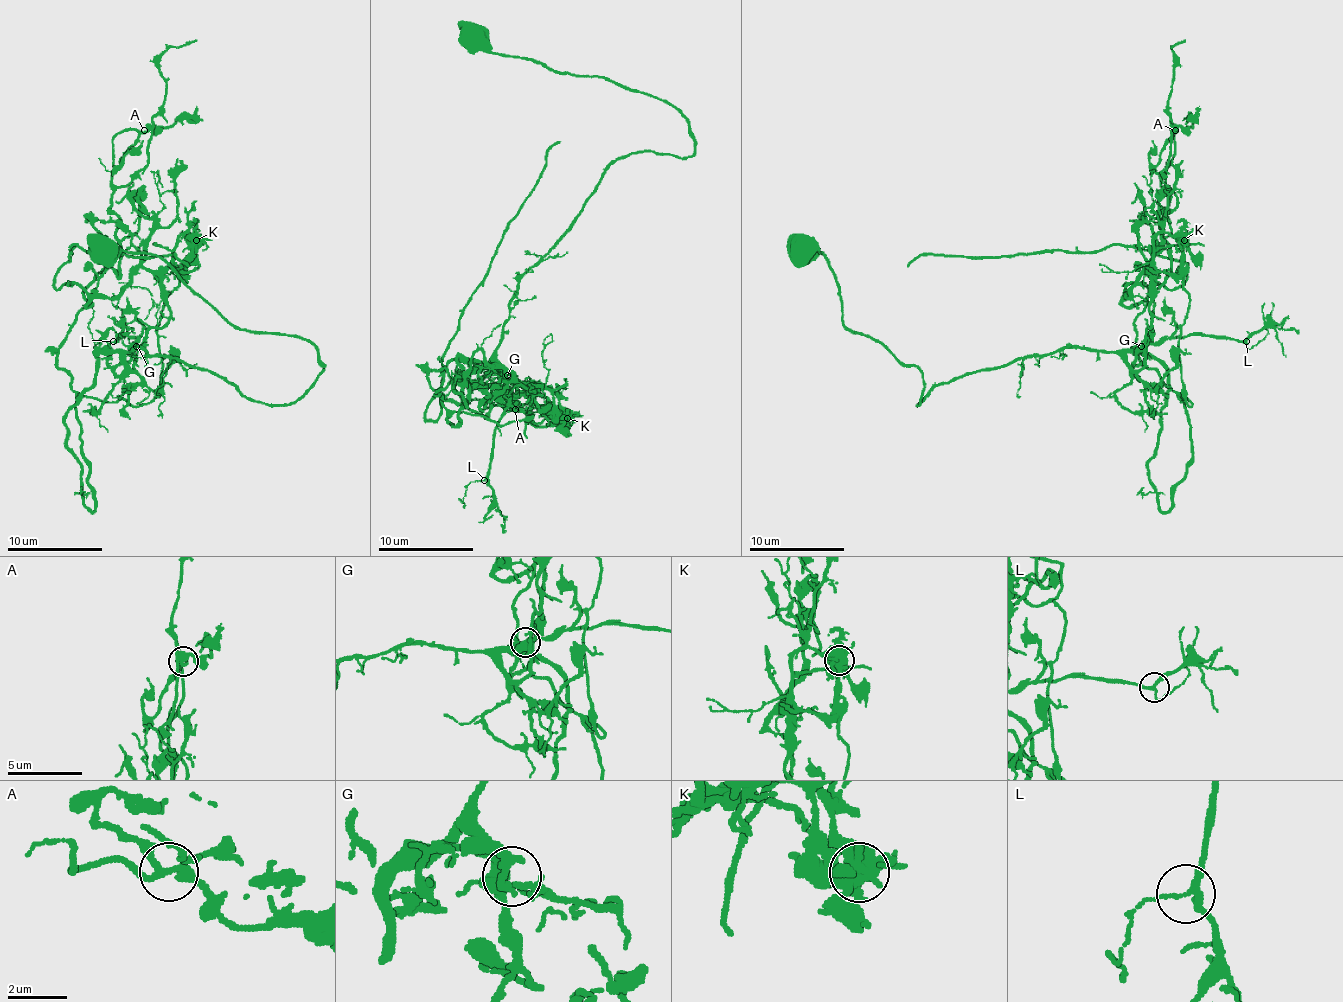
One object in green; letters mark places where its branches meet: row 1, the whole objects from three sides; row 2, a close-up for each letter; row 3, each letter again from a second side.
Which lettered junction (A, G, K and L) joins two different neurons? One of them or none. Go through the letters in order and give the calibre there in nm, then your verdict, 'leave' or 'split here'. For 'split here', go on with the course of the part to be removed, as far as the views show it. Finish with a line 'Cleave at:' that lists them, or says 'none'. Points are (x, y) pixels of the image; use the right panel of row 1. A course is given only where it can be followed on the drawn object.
A: calibre 280 nm; leave
G: calibre 400 nm; leave
K: calibre 700 nm; split here; course (1184, 239), (1156, 237), (1127, 298), (1132, 282), (1179, 287), (1182, 261), (1113, 244), (921, 253), (907, 268)
L: calibre 200 nm; leave
Cleave at: K

